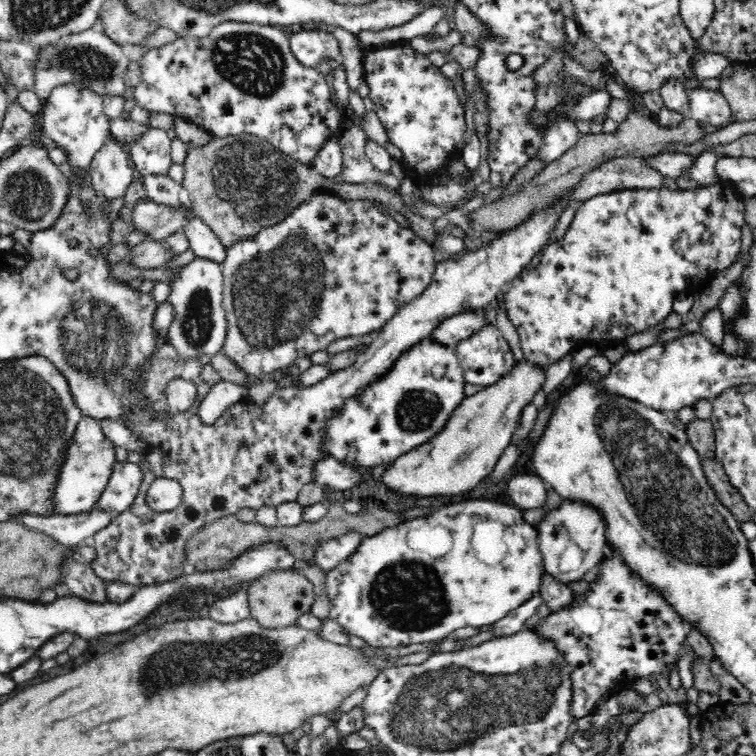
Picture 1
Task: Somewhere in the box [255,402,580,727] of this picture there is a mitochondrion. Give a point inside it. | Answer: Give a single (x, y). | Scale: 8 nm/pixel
(409, 595)

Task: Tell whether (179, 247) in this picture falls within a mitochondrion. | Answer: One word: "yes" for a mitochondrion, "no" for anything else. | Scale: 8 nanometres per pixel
no

